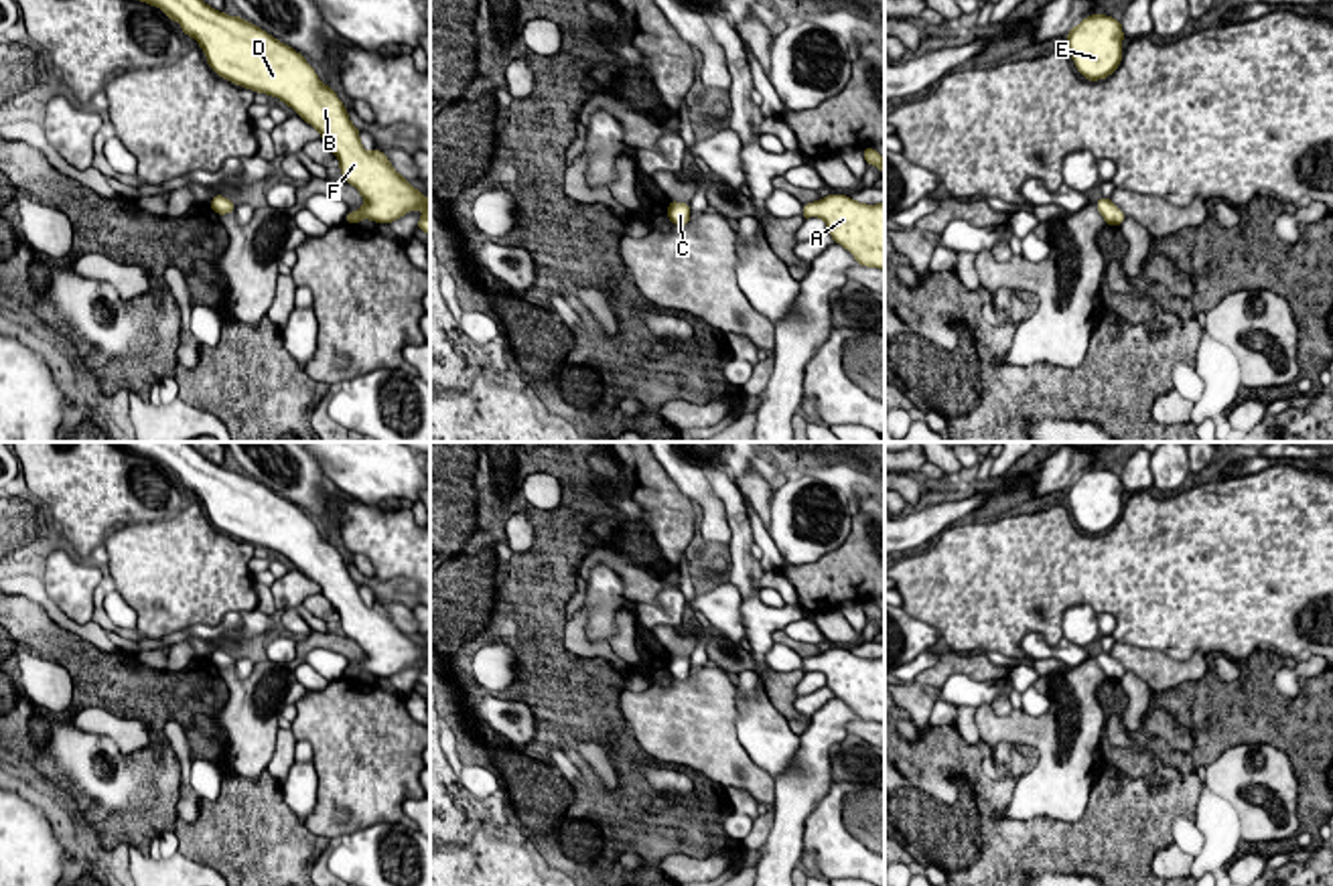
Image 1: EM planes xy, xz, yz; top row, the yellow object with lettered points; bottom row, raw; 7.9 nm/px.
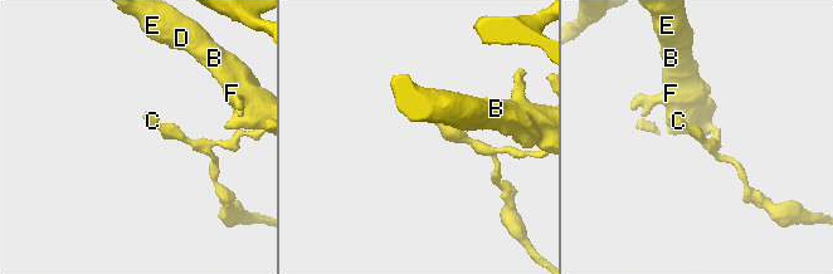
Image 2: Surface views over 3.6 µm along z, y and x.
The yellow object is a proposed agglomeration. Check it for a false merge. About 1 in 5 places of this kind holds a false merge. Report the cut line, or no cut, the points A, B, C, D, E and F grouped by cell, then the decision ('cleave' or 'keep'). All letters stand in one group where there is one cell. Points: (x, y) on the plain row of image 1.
no cut; A B C D E F; keep

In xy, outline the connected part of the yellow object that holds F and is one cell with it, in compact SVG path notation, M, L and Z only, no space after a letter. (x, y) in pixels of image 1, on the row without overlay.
M116 442L120 448L152 458L166 466L170 474L183 481L183 487L193 491L207 509L209 521L223 533L248 541L254 547L266 547L282 553L296 570L308 576L321 586L321 592L339 612L339 622L345 637L353 639L365 659L345 669L345 675L359 677L371 673L375 677L392 677L402 669L422 663L418 683L430 689L430 653L416 645L402 629L394 624L388 610L381 604L367 606L361 600L359 586L337 547L325 539L314 523L304 515L300 507L288 499L276 495L256 478L241 474L239 470L227 470L201 456L189 442Z

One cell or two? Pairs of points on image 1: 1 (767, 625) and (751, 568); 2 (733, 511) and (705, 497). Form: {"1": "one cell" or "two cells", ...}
{"1": "one cell", "2": "two cells"}

